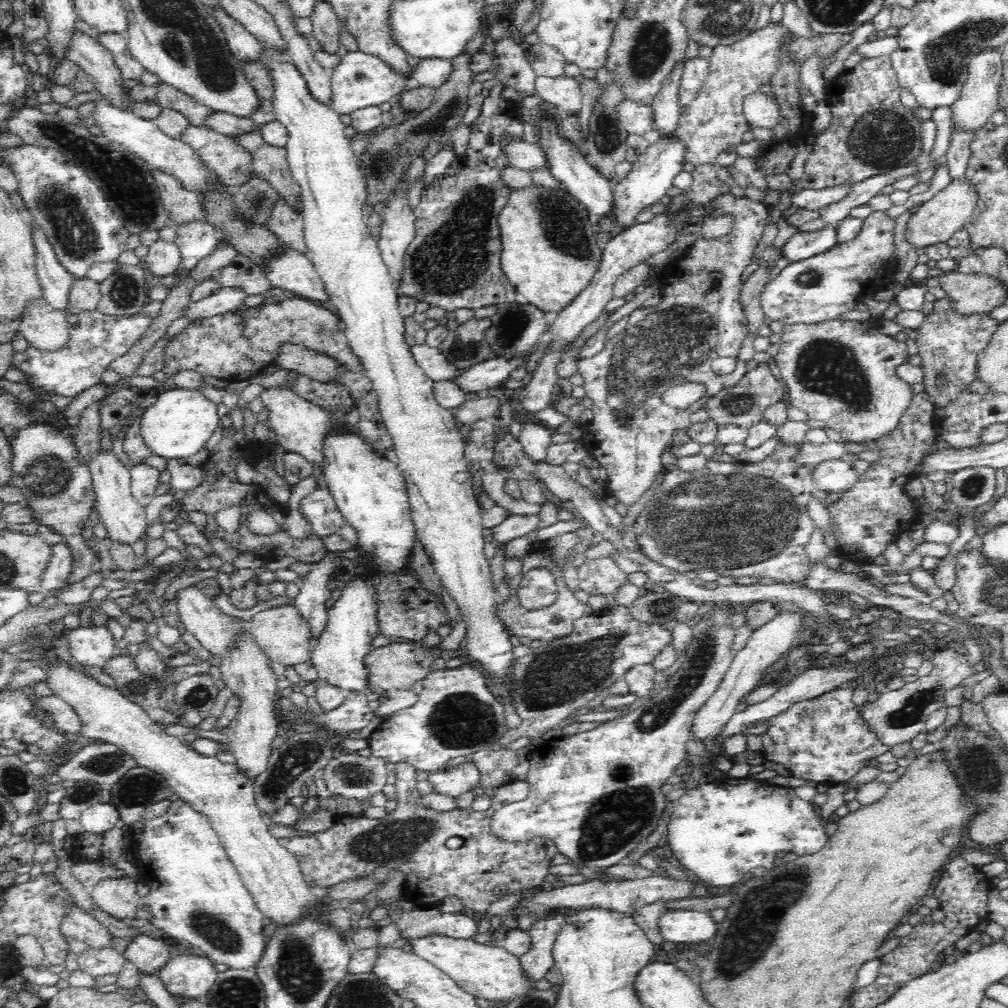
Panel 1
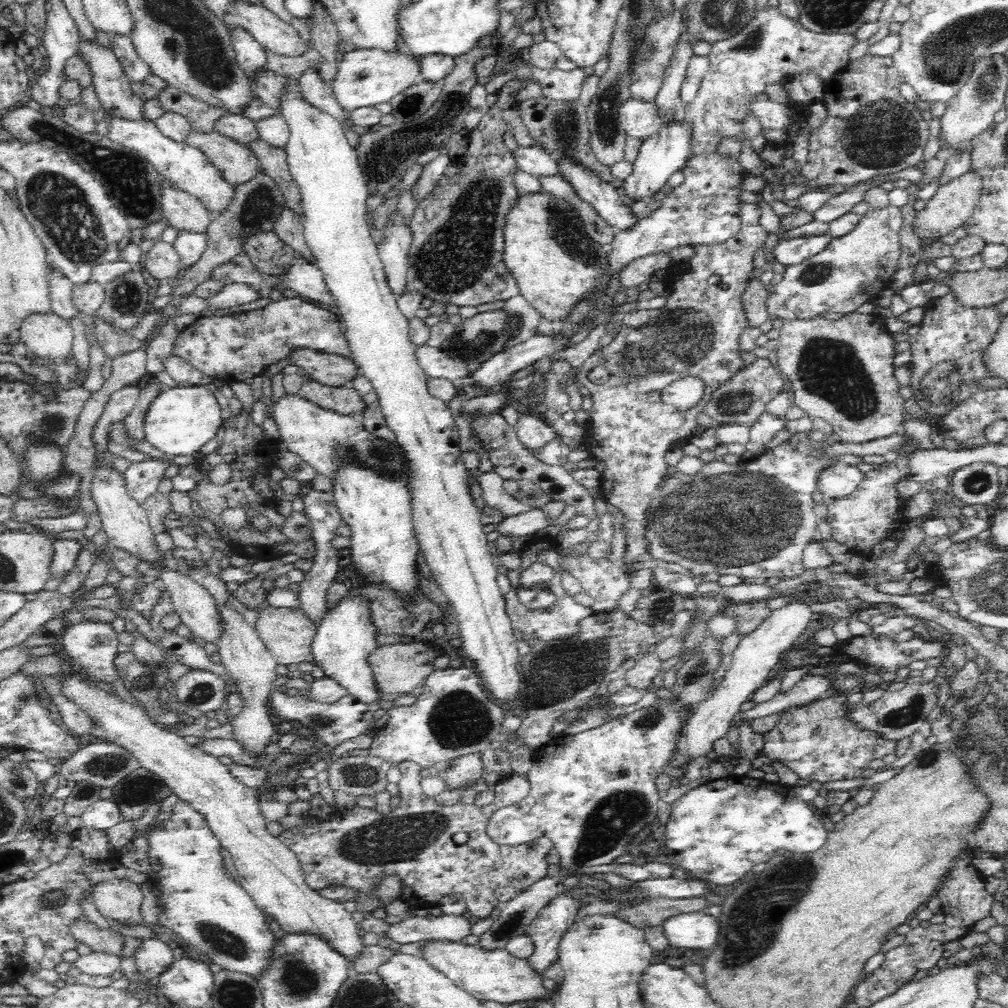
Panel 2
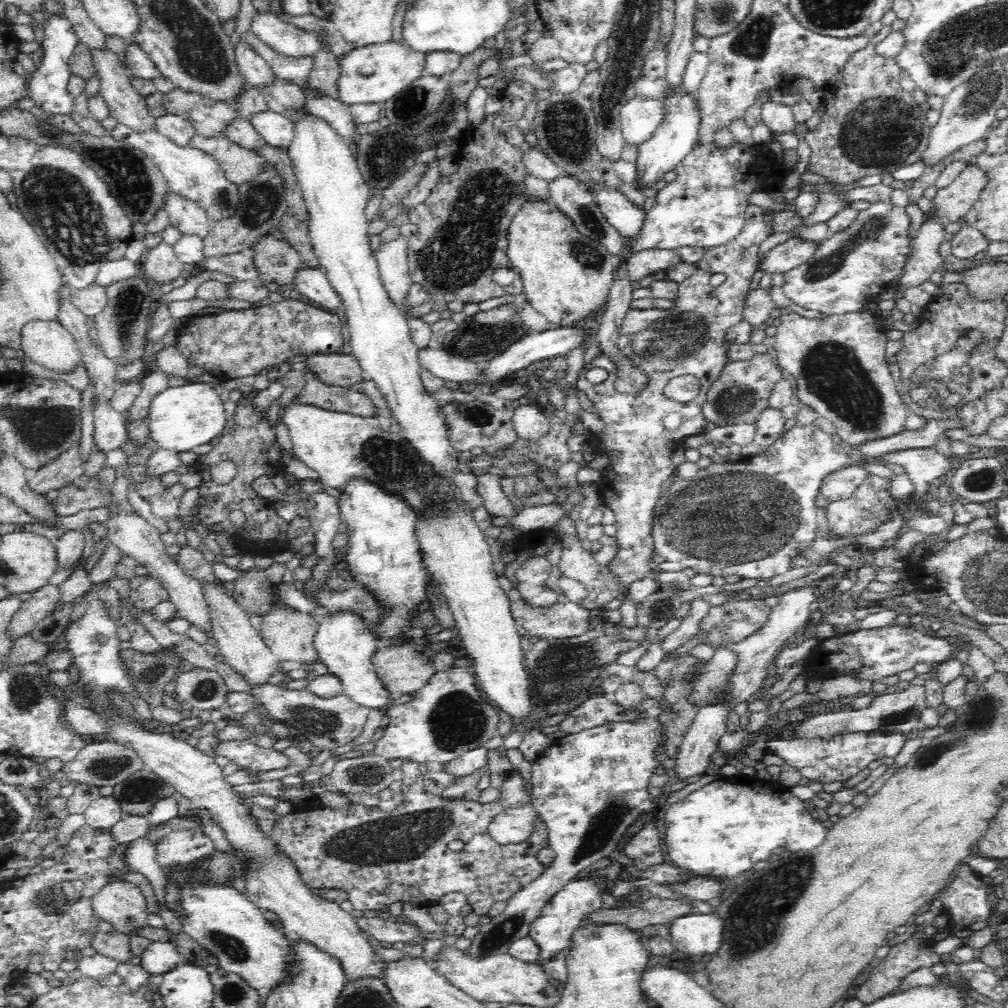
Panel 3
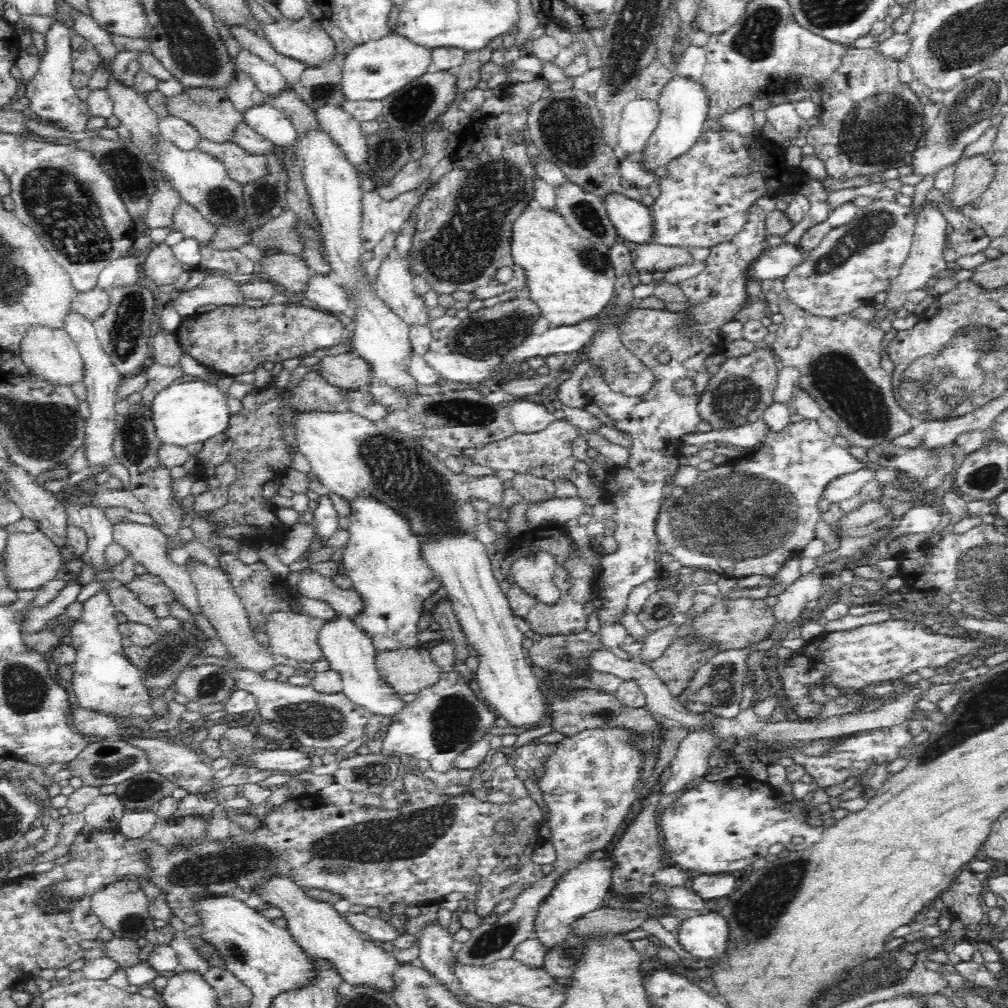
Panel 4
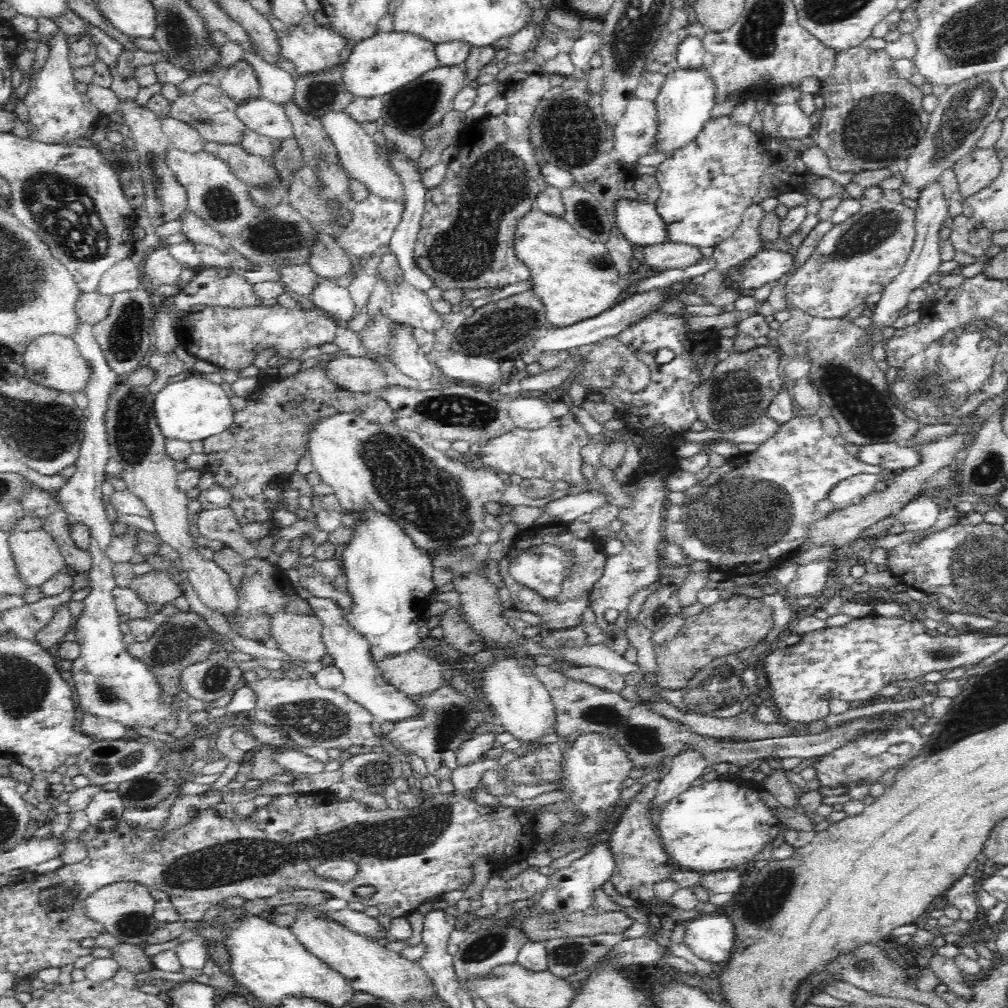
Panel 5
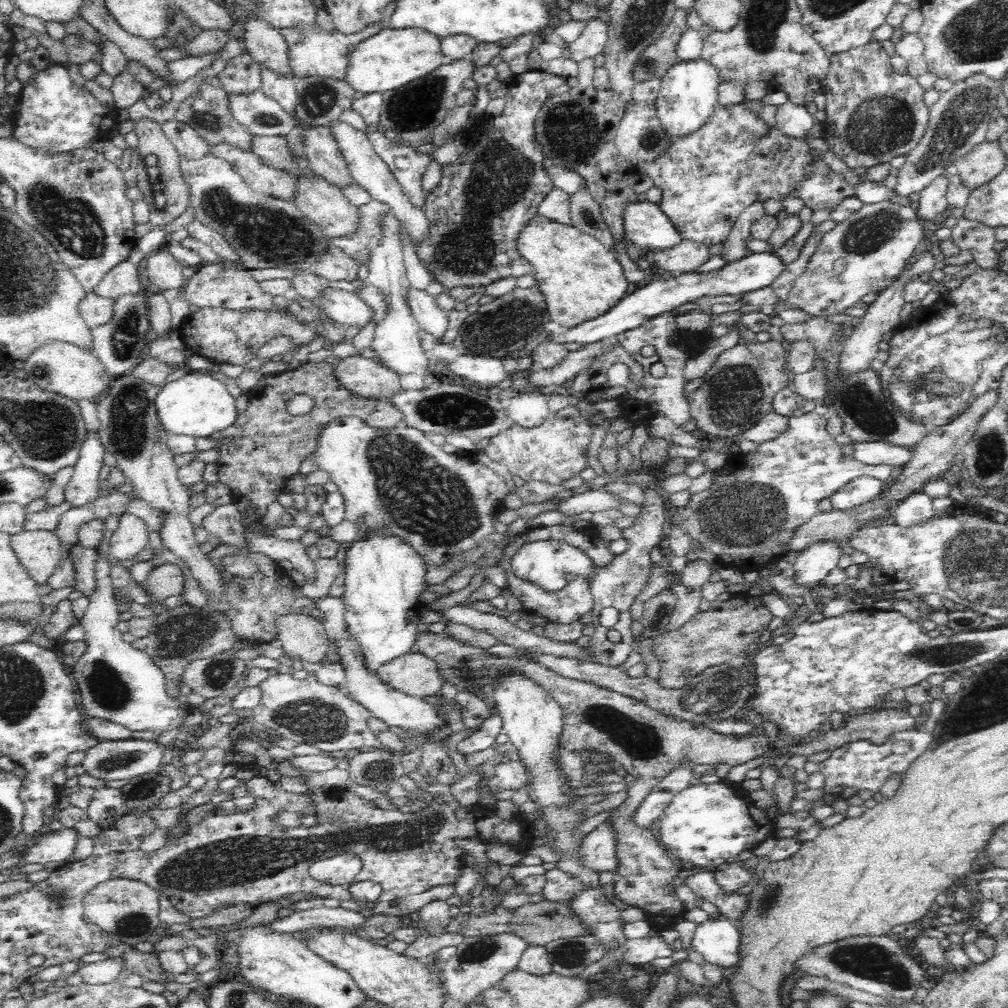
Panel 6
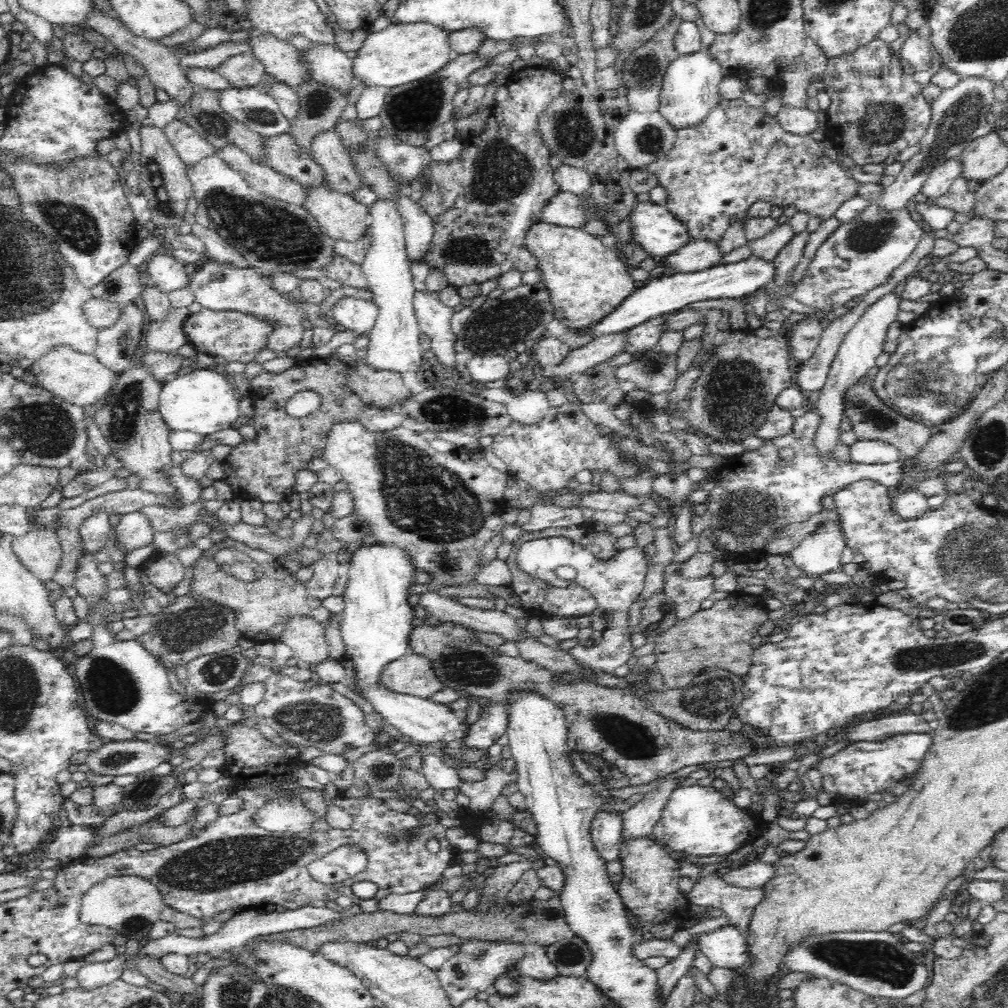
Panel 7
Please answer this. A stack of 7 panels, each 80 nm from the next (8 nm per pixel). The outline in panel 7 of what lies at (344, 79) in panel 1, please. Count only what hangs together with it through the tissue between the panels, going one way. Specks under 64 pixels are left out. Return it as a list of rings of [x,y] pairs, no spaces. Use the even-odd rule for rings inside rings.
[[[394,24],[378,32],[368,32],[362,47],[356,50],[356,58],[352,59],[353,82],[364,84],[365,88],[396,88],[407,82],[420,80],[437,70],[440,70],[446,63],[450,62],[450,49],[447,45],[447,38],[450,32],[442,32],[431,24]]]

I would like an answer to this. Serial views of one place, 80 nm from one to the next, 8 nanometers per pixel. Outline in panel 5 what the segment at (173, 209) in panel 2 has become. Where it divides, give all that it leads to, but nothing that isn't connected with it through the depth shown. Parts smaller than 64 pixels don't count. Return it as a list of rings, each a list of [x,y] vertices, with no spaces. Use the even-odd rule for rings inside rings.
[[[189,209],[184,210],[179,219],[182,222],[182,232],[188,237],[187,241],[191,241],[196,245],[214,247],[220,252],[232,250],[232,247],[222,234],[205,224],[205,221],[200,216],[197,216]]]

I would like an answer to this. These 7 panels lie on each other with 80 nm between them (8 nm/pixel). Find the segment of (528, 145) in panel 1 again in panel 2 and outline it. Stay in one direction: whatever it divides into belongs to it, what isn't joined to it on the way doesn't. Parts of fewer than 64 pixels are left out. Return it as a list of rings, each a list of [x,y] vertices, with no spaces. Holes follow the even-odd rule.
[[[521,146],[511,150],[514,162],[518,169],[534,177],[558,176],[557,161],[548,154],[548,151],[532,146]]]

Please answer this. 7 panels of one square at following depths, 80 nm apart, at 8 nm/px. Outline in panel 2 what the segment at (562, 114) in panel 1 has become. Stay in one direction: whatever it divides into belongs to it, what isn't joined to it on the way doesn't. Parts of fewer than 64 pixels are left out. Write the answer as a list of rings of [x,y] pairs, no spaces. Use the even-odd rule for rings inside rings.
[[[527,57],[525,58],[544,97],[548,100],[565,102],[566,104],[579,100],[581,86],[586,78],[581,67],[577,66],[570,71],[560,69],[540,70],[533,66]]]

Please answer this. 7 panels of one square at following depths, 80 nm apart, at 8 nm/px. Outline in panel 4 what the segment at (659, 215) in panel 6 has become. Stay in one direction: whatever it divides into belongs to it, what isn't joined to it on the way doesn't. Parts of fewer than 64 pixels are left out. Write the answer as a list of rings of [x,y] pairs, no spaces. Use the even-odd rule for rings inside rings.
[[[614,193],[601,198],[604,209],[621,239],[636,244],[648,243],[652,236],[652,213],[644,204]]]

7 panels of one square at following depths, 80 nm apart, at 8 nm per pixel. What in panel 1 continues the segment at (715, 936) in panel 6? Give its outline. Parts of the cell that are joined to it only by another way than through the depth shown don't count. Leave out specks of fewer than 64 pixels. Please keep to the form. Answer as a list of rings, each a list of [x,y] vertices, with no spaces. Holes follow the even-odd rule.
[[[665,909],[659,916],[663,941],[696,944],[712,941],[717,930],[716,916],[696,909]]]

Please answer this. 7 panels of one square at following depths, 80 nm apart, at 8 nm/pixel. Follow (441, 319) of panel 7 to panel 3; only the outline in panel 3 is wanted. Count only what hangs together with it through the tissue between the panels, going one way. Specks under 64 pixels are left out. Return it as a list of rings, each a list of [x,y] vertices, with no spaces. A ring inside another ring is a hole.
[[[396,236],[392,240],[386,240],[376,252],[382,283],[388,296],[400,310],[412,286],[409,281],[408,248],[408,238]]]

